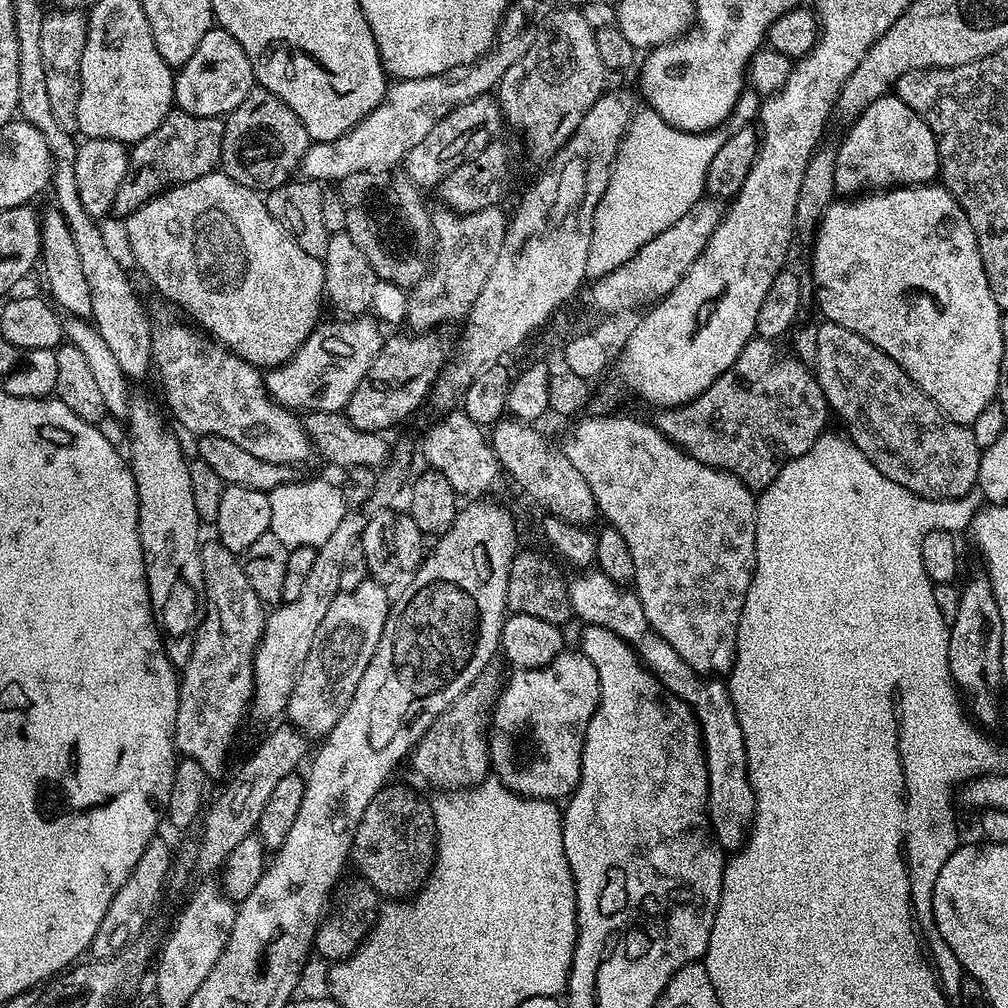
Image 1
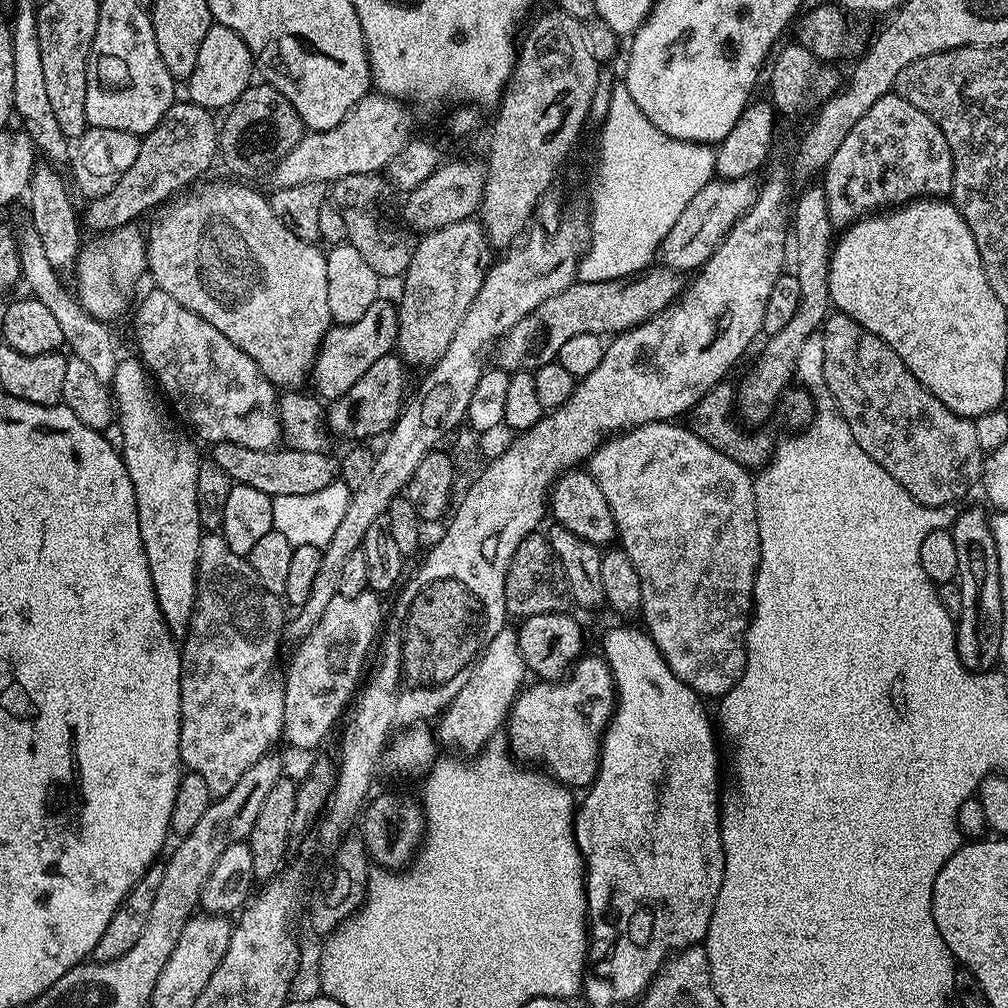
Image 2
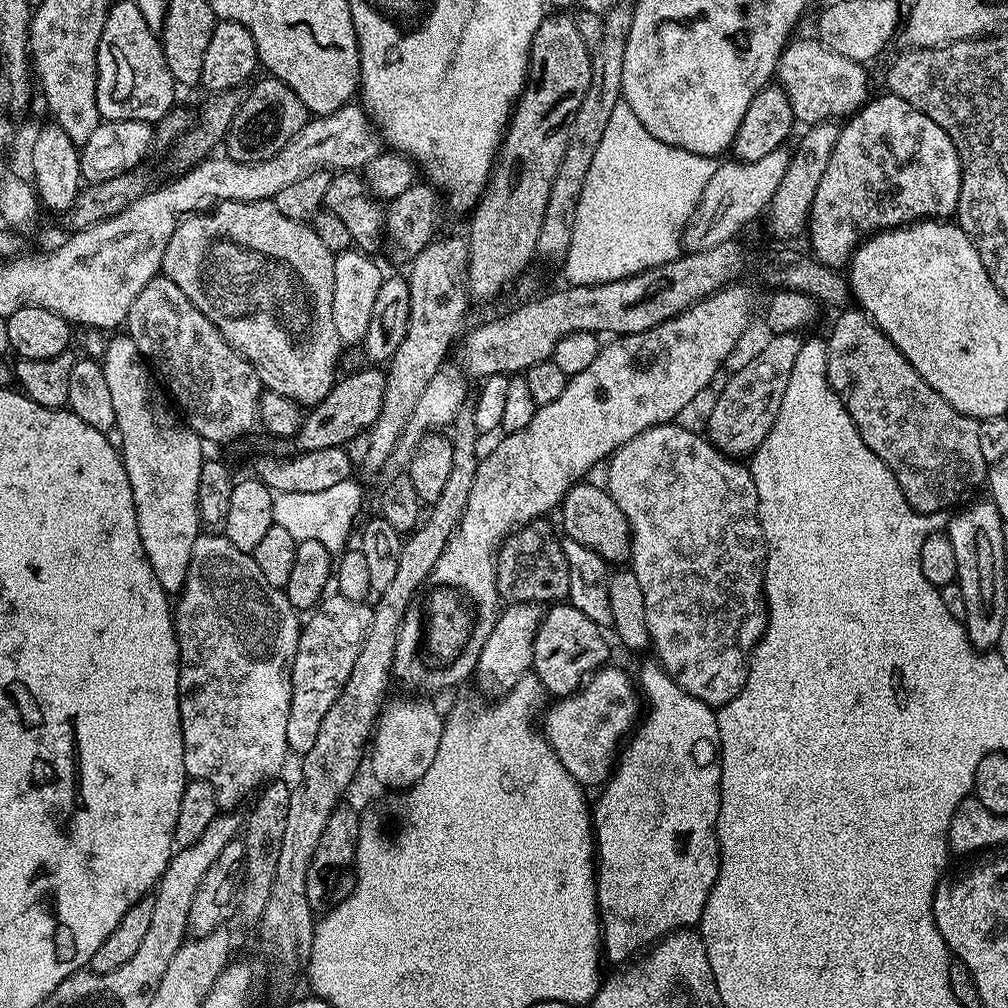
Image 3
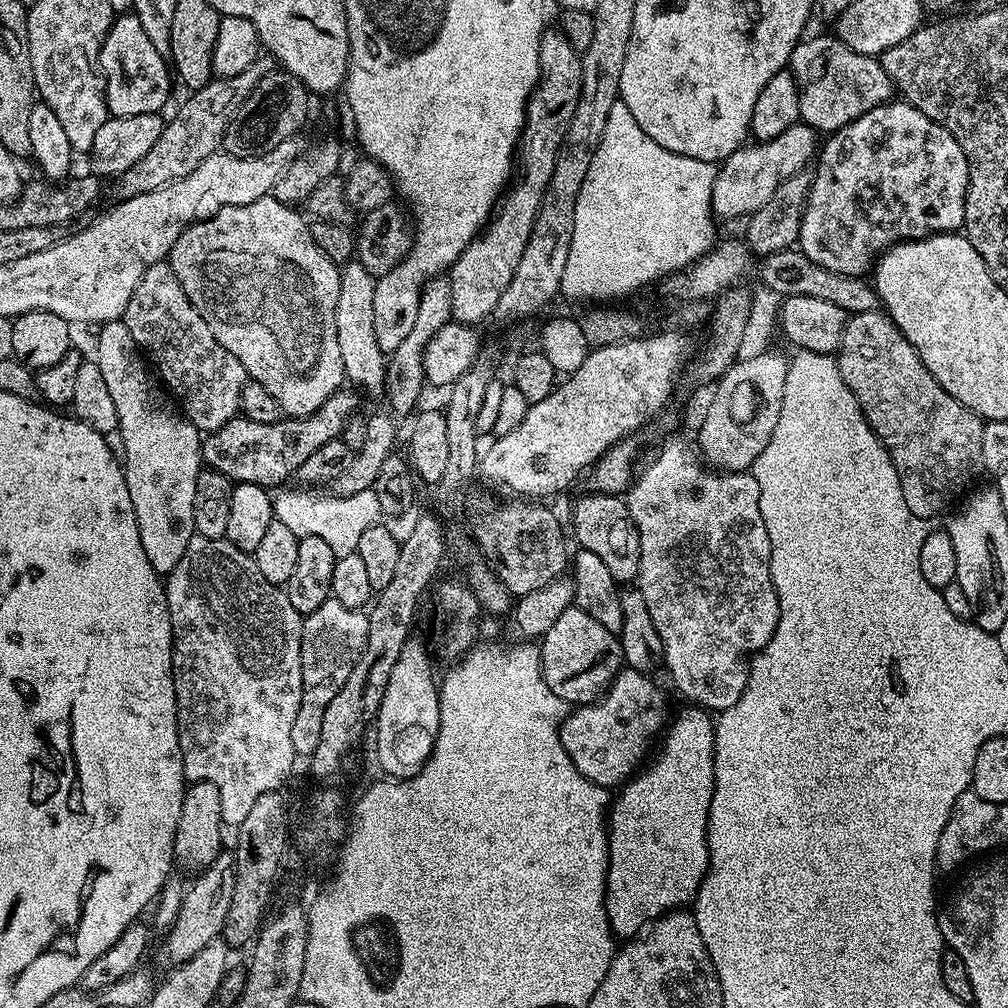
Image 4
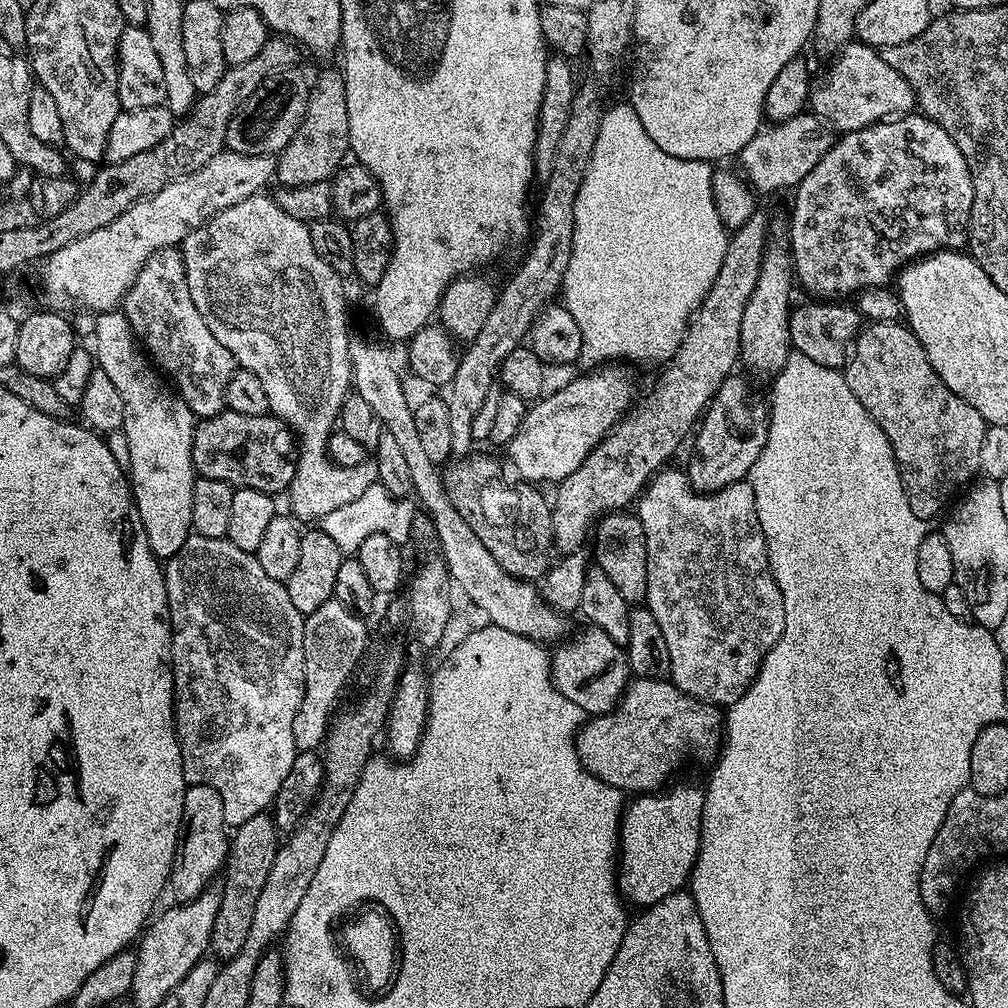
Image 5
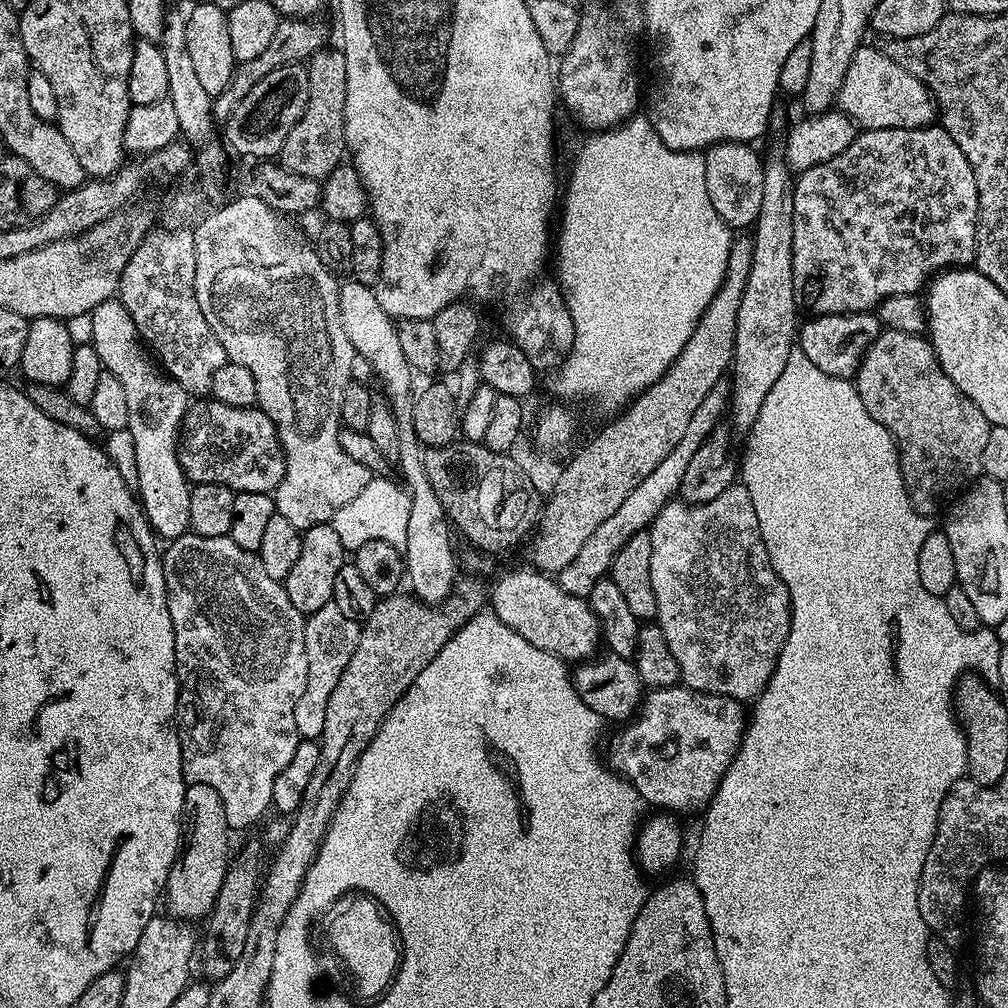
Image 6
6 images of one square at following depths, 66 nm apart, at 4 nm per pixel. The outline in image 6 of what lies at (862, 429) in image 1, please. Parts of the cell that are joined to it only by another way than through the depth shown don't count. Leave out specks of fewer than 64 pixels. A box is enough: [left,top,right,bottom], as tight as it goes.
[854,328,992,517]

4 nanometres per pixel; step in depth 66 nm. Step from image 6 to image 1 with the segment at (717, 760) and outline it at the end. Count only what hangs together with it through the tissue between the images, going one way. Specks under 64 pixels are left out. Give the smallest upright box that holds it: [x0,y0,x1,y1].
[486,650,600,801]

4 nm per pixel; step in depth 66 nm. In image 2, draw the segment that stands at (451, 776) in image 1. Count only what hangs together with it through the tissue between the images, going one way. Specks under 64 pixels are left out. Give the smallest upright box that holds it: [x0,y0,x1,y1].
[434,626,526,754]

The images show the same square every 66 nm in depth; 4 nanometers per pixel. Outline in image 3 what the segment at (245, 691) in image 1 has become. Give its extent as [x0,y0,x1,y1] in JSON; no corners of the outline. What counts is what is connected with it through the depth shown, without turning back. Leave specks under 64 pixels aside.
[174,532,302,810]

